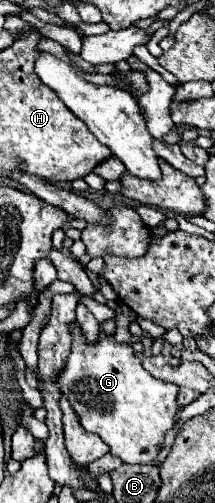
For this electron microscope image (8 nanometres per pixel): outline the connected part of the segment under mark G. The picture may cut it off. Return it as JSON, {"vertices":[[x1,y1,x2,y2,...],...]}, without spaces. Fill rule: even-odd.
{"vertices":[[77,322,69,324,71,332,71,352,67,356,65,368,57,376,57,388,63,396,71,402,79,424,87,432,95,432,101,440,111,448,113,456,119,456,127,464,151,464,159,454,157,444,163,442,167,430,175,426,175,408,177,408,177,386,171,382,163,382,153,378,143,366,141,360,135,356,131,344,115,342,113,336,101,334,95,344,87,344,81,328]]}

